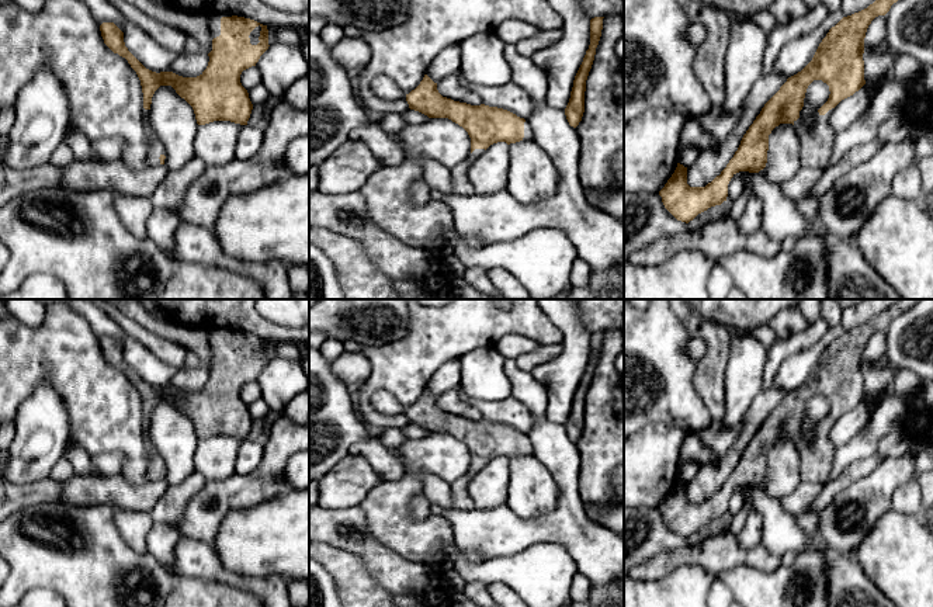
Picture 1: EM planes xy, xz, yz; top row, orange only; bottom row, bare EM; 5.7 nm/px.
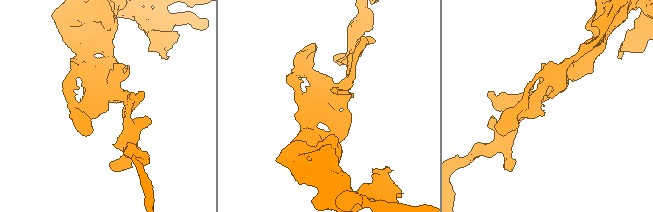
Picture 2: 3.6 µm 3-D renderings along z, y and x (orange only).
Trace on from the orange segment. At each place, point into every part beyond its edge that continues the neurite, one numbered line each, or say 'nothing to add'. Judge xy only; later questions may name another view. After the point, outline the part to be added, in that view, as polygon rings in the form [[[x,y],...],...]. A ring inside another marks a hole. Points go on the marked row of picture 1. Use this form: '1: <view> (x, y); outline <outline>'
1: xy (255, 34); outline [[[259,25],[250,32],[249,38],[252,45],[257,45],[260,42],[259,41],[260,31],[261,31],[261,27]]]
2: xy (156, 148); outline [[[143,108],[143,119],[146,122],[145,138],[149,145],[146,162],[148,162],[149,167],[153,167],[153,166],[160,164],[159,157],[162,155],[166,156],[166,149],[164,149],[163,142],[155,135],[155,131],[149,122],[149,114],[150,114],[150,111]]]

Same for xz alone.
1: xz (529, 135); outline [[[526,119],[526,122],[524,122],[524,138],[523,138],[523,141],[535,142],[533,128],[531,128],[531,125],[528,124],[527,119]]]
2: xz (461, 183); outline [[[475,149],[469,156],[454,166],[451,171],[452,188],[455,194],[471,195],[475,187],[469,180],[468,171],[471,164],[485,152],[485,149]]]

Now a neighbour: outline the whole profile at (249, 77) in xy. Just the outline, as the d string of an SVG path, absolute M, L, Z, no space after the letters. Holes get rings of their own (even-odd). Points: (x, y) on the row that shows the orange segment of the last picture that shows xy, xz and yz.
M252 66L242 72L240 83L246 90L250 90L256 84L261 83L260 70L256 66Z

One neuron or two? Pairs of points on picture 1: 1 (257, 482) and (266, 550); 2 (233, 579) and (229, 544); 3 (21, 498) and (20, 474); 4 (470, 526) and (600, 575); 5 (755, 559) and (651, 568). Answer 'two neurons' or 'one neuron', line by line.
1: two neurons
2: two neurons
3: two neurons
4: one neuron
5: one neuron

